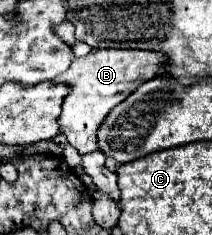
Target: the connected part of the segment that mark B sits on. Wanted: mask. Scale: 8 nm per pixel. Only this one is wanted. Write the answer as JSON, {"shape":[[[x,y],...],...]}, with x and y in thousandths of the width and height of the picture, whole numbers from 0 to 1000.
{"shape":[[[458,209],[410,243],[354,251],[288,328],[250,336],[250,353],[325,362],[325,404],[297,430],[297,464],[269,515],[278,557],[382,660],[458,643],[458,549],[476,540],[476,515],[495,515],[514,472],[590,430],[608,396],[627,396],[675,345],[703,345],[731,319],[769,319],[778,251],[788,243],[750,217],[675,209]]]}

